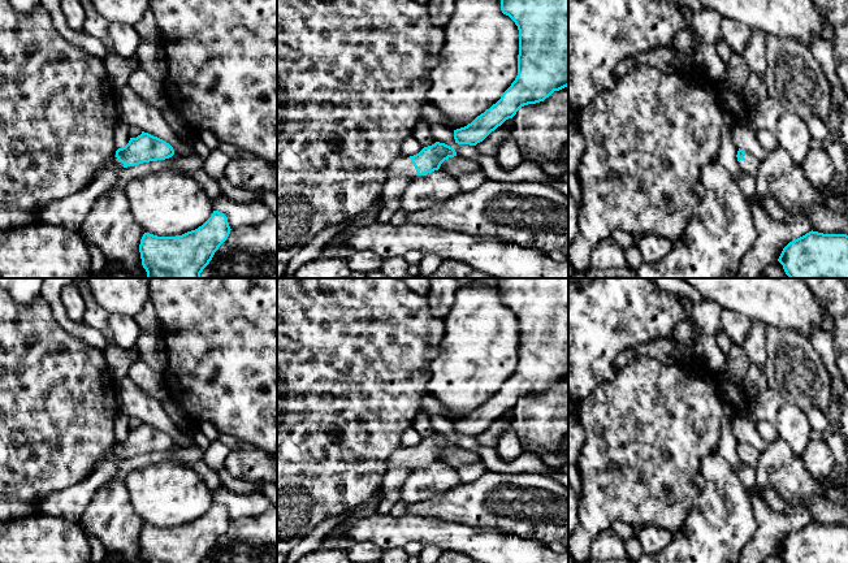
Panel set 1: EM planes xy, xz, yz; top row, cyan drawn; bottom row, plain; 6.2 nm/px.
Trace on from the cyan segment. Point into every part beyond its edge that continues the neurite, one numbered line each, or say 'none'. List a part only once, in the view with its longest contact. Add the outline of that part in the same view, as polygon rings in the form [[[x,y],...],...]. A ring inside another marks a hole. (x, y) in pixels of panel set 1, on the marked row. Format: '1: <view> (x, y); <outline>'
1: xz (402, 165); [[[401,156],[391,163],[391,165],[388,169],[388,174],[389,174],[389,178],[395,176],[414,178],[416,176],[416,169],[414,164],[411,163],[410,156]]]

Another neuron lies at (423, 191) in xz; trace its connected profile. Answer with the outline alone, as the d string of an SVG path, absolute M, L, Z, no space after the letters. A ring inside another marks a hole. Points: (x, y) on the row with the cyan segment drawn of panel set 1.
M445 170L415 176L399 198L401 209L417 212L442 203L460 192L457 177Z

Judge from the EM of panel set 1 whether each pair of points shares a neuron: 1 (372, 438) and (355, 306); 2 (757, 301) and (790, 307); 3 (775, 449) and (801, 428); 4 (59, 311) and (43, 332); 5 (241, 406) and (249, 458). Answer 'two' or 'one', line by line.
1: one
2: one
3: two
4: two
5: two

